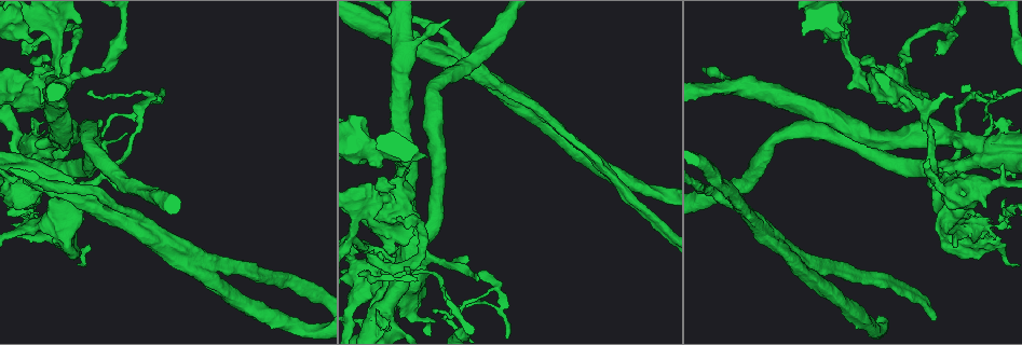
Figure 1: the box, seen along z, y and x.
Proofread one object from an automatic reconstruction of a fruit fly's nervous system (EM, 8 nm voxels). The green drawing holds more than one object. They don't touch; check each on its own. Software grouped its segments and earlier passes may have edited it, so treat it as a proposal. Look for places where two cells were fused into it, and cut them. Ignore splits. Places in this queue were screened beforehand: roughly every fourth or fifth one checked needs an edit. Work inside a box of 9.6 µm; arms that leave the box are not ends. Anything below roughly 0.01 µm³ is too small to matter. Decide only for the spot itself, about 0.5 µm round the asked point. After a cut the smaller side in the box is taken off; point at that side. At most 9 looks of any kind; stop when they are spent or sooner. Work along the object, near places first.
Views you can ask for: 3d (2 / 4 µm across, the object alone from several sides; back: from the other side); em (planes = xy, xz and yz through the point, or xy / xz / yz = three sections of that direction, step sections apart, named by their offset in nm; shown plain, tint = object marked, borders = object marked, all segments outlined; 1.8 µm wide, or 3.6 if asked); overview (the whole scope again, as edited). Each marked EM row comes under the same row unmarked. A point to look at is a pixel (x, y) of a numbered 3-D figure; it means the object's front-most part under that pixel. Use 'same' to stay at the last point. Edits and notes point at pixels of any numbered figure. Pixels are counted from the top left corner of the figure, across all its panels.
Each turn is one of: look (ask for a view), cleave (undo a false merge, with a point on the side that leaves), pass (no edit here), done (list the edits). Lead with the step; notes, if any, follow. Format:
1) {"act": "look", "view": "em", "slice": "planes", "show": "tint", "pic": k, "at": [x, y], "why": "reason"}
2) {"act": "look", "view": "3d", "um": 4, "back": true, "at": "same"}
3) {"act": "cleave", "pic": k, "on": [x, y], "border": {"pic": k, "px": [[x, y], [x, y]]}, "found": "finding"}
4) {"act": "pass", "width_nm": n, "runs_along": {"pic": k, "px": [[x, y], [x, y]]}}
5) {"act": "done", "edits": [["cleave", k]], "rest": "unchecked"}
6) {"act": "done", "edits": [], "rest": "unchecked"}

{"act": "look", "view": "em", "slice": "xz", "step": 16, "show": "tint", "pic": 1, "at": [68, 27], "why": "a fork"}

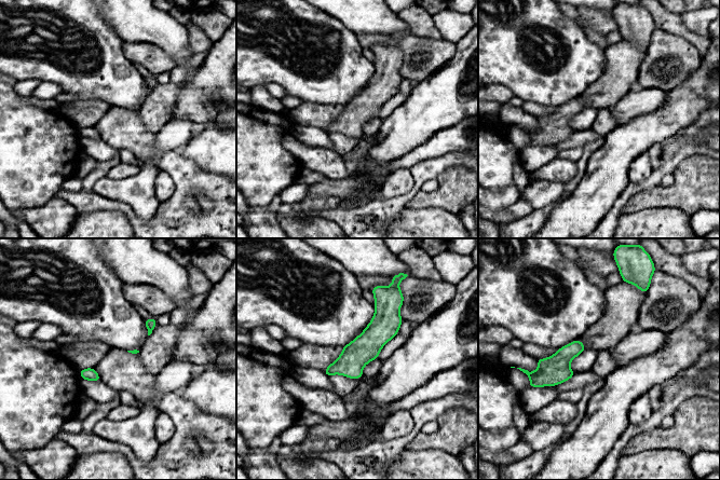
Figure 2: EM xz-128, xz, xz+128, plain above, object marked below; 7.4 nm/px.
{"act": "pass", "runs_along": {"pic": 2, "px": [[380, 299], [380, 329], [328, 372]]}, "found": "continuous, no second cell"}

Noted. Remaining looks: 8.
{"act": "look", "view": "em", "slice": "planes", "show": "tint", "pic": 1, "at": [25, 32], "why": "thick turns thin"}

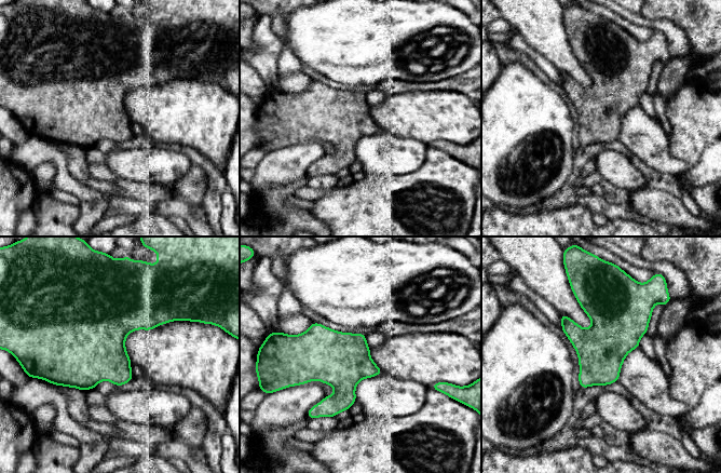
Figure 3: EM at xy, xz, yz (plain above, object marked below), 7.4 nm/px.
{"act": "pass", "width_nm": 360, "found": "all the same cell"}

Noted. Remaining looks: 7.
{"act": "look", "view": "em", "um": 3.6, "slice": "planes", "show": "tint", "pic": 1, "at": [930, 183], "why": "a narrow waist"}

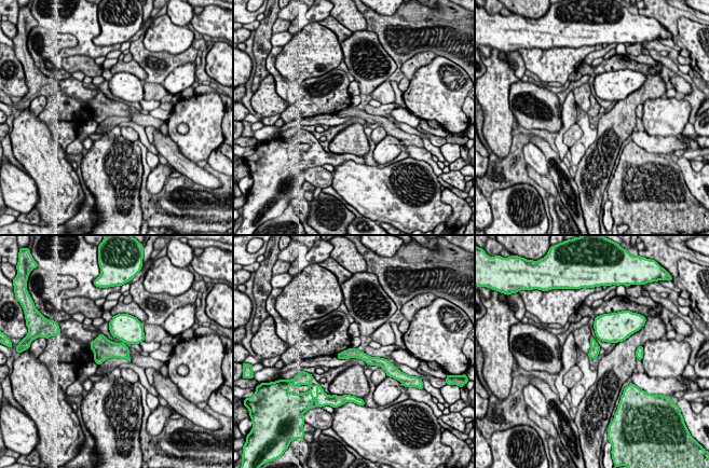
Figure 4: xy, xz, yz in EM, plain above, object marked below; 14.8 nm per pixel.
{"act": "pass", "runs_along": {"pic": 4, "px": [[341, 355], [357, 354], [384, 362]]}, "found": "all the same cell"}

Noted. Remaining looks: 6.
{"act": "look", "view": "3d", "um": 4, "pic": 1, "at": [1002, 225], "why": "sudden change in width"}

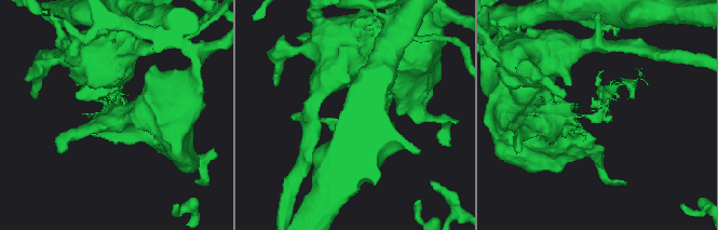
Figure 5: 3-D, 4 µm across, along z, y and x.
{"act": "look", "view": "em", "slice": "planes", "show": "tint", "pic": 5, "at": [595, 114], "why": "need the tissue"}

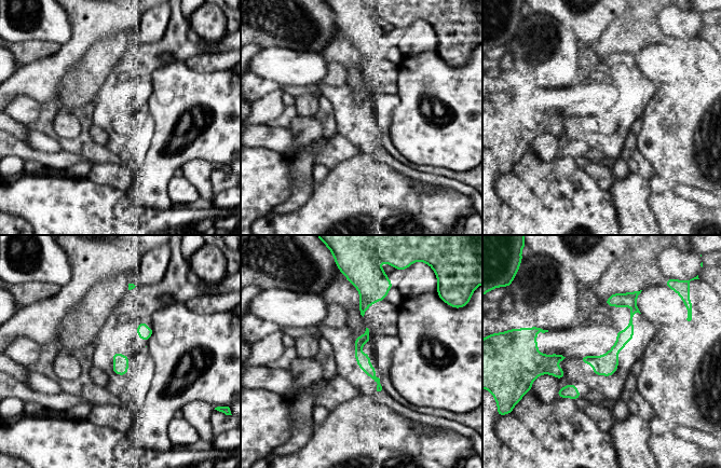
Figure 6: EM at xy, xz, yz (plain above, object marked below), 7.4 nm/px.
{"act": "pass", "runs_along": {"pic": 6, "px": [[628, 297], [629, 331], [598, 372]]}, "found": "continuous, no second cell"}

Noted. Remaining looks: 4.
{"act": "done", "edits": [], "rest": "unchecked"}

